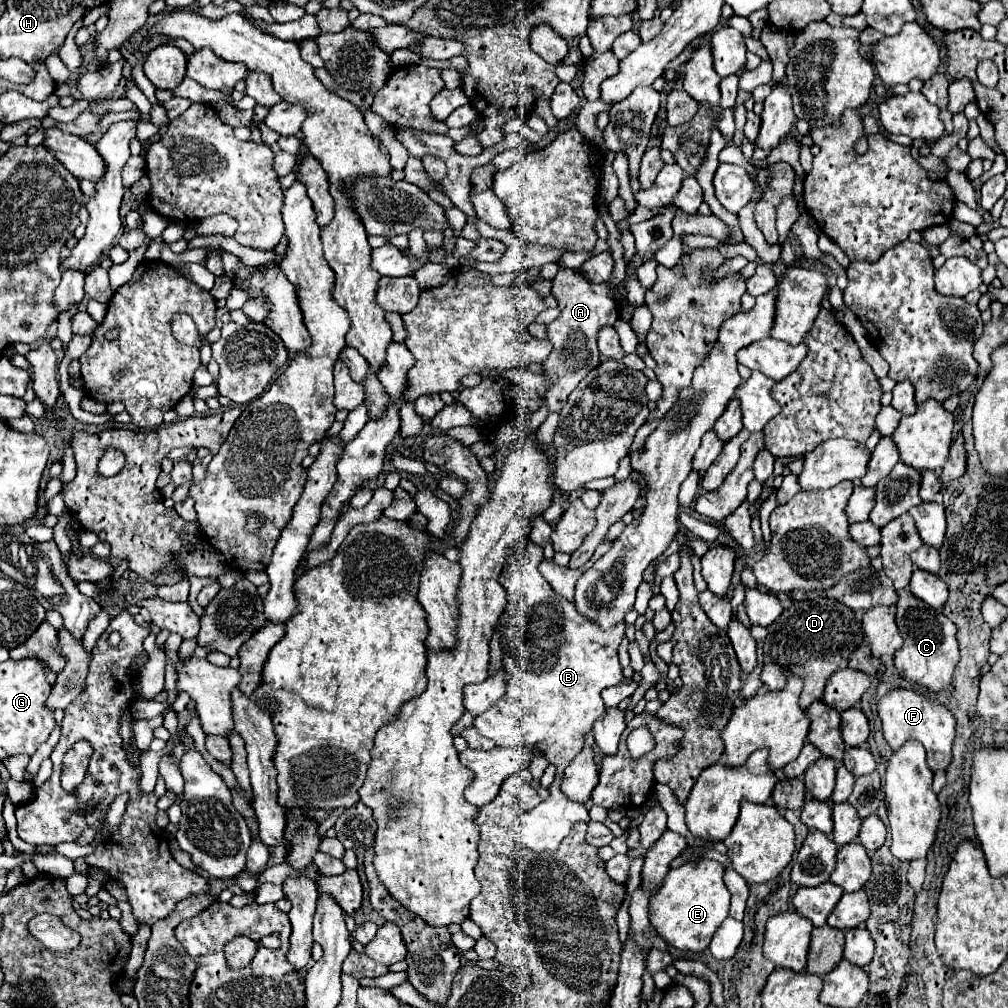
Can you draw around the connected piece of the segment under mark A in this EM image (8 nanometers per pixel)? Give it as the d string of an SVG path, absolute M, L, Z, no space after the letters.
M558 269L556 277L552 279L552 295L558 301L560 315L546 325L546 339L552 343L552 351L542 363L544 375L548 377L542 405L548 409L548 413L560 411L576 385L600 363L596 335L604 325L612 325L618 319L618 303L612 297L612 287L606 283L588 283L588 279L574 269Z

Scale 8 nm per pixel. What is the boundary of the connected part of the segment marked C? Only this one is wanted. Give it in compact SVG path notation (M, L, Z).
M908 589L898 591L896 601L896 625L904 639L900 651L894 653L894 665L898 673L918 685L924 685L932 691L940 691L952 683L952 673L956 663L960 661L958 643L956 643L956 625L936 611L928 607L924 601L916 599Z

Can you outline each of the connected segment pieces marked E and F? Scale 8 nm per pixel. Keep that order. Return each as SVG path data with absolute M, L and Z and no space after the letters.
M700 859L696 863L684 863L664 877L660 889L650 897L648 915L650 923L668 945L690 953L702 953L710 945L716 929L728 917L730 907L730 891L722 875L724 867L718 861Z
M898 687L898 689L888 691L884 697L880 697L876 703L876 709L878 709L878 717L882 719L884 739L888 741L888 745L892 749L900 747L900 743L904 743L906 739L918 739L926 749L928 767L932 771L946 769L950 765L952 741L956 735L956 719L942 703L938 703L922 693L916 693L912 689Z

